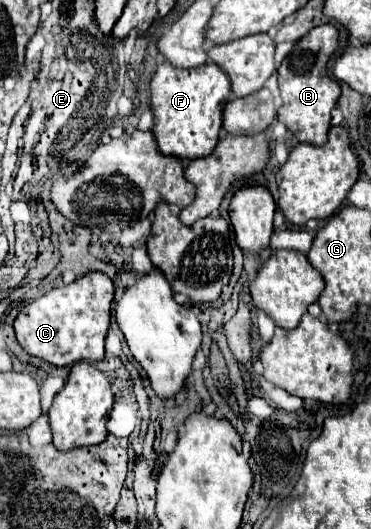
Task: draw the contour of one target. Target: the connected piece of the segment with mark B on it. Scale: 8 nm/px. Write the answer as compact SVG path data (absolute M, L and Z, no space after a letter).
M322 24L310 30L302 40L298 40L292 52L282 60L278 68L278 84L282 94L282 106L278 108L278 118L286 124L290 132L300 142L322 146L330 130L330 110L340 98L340 84L328 76L328 62L338 46L338 28L332 24Z

